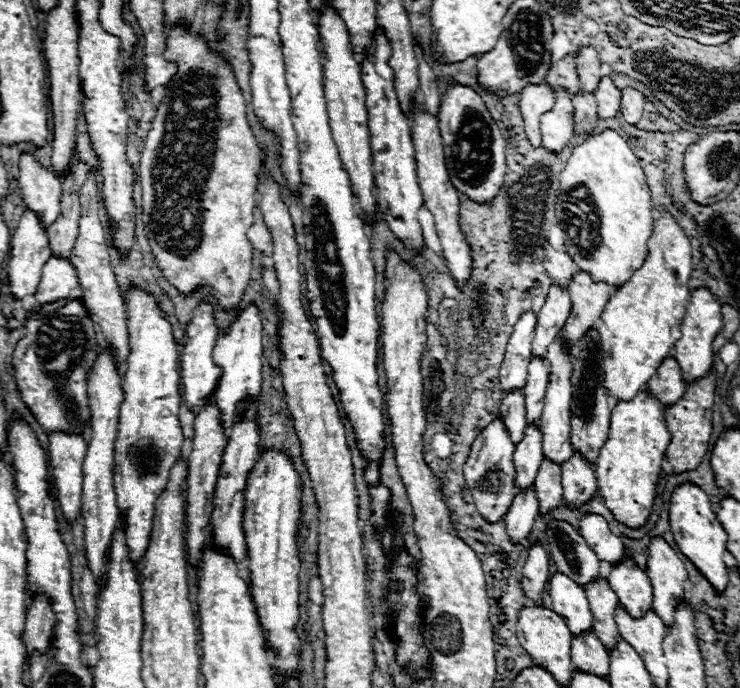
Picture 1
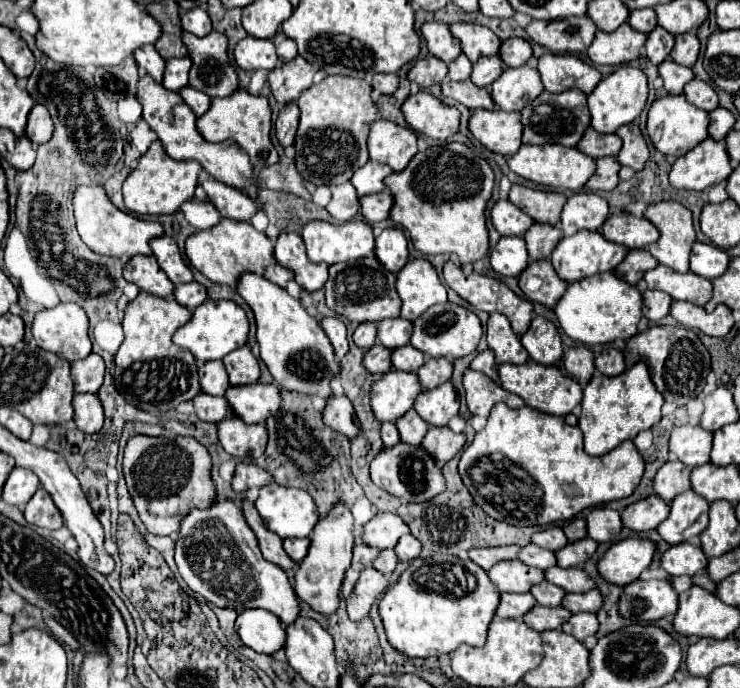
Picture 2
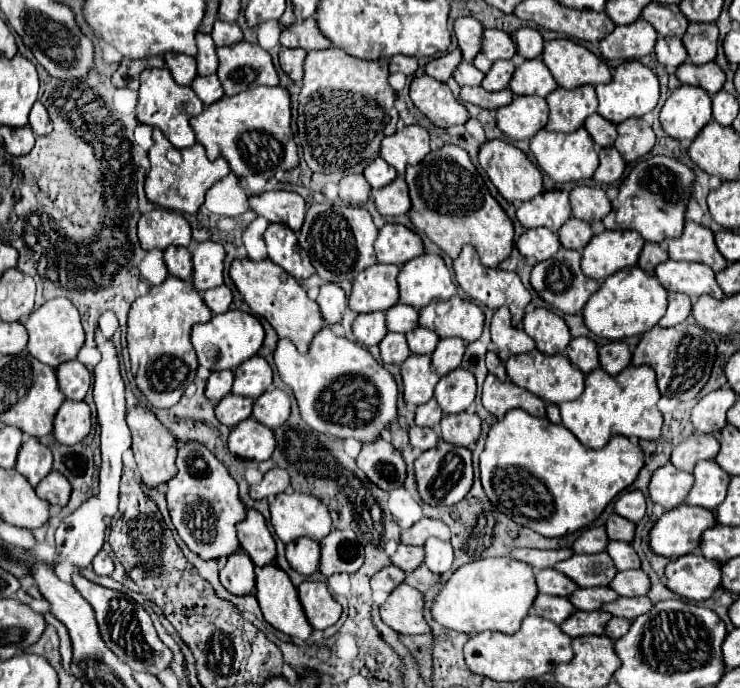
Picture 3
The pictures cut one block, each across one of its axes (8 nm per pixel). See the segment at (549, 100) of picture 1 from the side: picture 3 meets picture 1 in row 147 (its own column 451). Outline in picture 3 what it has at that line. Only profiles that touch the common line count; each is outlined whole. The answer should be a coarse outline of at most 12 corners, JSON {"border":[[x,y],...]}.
{"border":[[422,518],[402,532],[402,542],[424,546],[430,536],[450,540],[450,528],[434,518]]}

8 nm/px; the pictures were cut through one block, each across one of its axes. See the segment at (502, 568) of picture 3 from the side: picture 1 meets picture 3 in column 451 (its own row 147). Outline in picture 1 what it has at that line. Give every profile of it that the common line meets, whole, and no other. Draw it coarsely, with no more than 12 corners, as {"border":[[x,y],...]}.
{"border":[[614,130],[572,150],[556,220],[578,270],[620,288],[654,230]]}

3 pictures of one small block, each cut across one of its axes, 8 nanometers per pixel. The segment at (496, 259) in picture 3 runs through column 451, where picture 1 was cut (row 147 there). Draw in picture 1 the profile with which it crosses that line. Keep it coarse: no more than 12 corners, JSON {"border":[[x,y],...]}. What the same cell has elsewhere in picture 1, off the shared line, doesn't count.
{"border":[[178,66],[140,158],[140,220],[180,294],[238,312],[260,152],[232,68]]}

